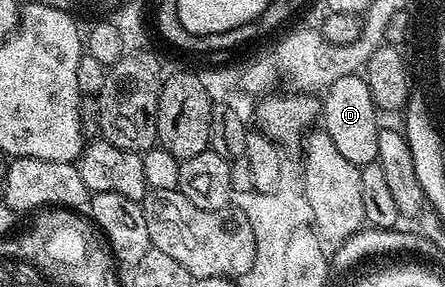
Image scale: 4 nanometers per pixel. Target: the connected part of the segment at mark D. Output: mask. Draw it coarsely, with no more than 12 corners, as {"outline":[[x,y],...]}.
{"outline":[[359,72],[322,93],[322,129],[350,163],[378,155],[382,122]]}

